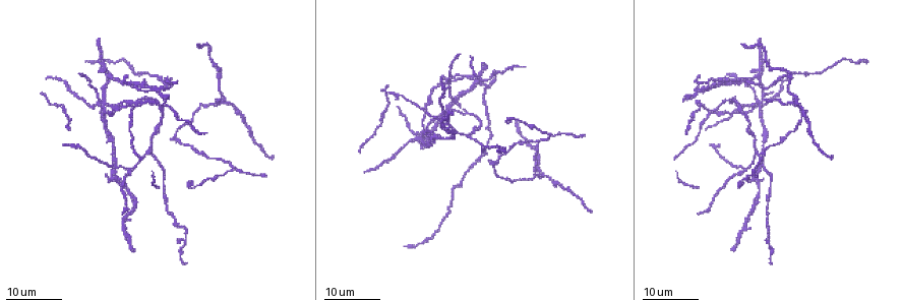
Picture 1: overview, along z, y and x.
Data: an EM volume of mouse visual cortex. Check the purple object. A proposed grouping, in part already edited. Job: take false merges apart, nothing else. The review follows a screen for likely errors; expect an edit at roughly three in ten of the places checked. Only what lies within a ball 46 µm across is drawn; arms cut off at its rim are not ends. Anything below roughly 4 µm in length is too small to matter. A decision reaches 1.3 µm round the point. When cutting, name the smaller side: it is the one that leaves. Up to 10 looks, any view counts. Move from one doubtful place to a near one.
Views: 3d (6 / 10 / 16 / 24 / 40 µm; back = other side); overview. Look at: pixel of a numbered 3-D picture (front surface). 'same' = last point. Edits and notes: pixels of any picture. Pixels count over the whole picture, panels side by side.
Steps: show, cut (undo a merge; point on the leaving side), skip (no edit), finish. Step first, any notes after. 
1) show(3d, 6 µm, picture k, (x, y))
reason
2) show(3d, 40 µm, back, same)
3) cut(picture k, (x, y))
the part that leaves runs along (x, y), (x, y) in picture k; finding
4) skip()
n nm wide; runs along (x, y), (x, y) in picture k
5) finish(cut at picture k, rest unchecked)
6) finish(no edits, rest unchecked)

show(3d, 24 µm, picture 1, (151, 153))
three-way junction

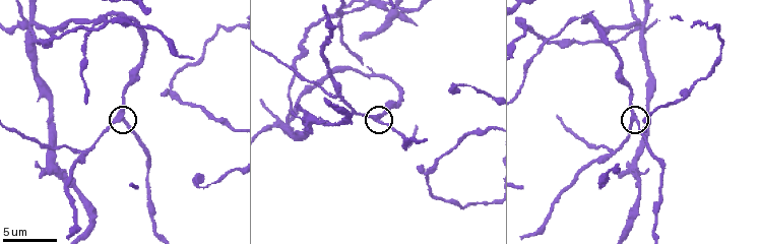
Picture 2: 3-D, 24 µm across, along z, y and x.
show(3d, 10 µm, picture 2, (378, 123))
closer look

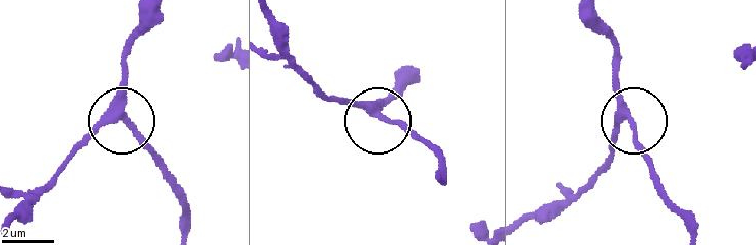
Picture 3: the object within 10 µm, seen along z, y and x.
skip()
3 arms; runs along (417, 77), (375, 115), (314, 86) in picture 3; one cell here

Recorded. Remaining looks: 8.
show(3d, 16 µm, picture 2, (336, 90))
three arms meet

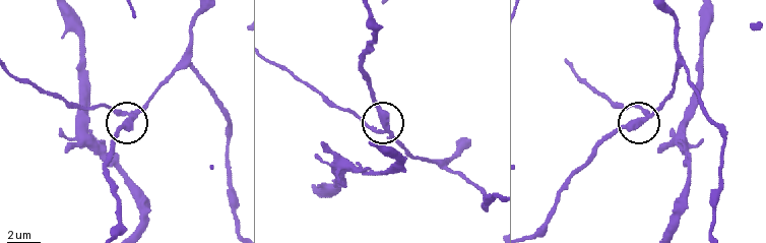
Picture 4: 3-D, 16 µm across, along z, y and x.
cut(picture 4, (110, 107))
side arm 13 µm; the part that leaves runs along (130, 114), (119, 114), (103, 106), (74, 106), (17, 78) in picture 4; a second cell is stuck on

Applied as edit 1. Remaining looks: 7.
show(3d, 16 µm, picture 2, (643, 22))
four-way junction

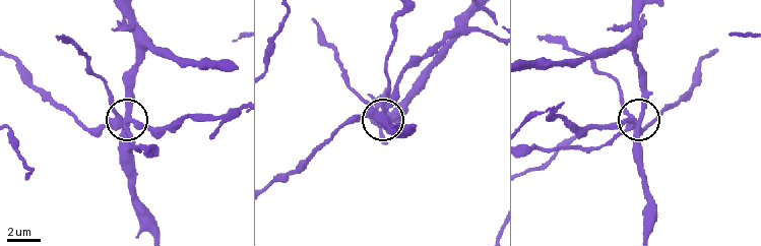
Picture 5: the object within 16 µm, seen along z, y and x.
cut(picture 5, (109, 102))
side arm 36 µm; the part that leaves runs along (374, 112), (389, 89), (385, 60), (397, 11) in picture 5; two cells meet here

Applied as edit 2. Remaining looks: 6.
show(3d, 10 µm, picture 2, (689, 91))
branch point

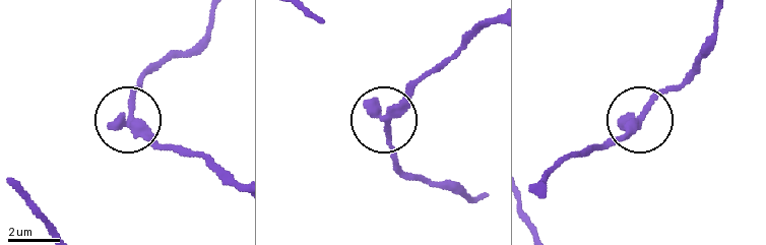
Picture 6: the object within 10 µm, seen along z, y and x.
skip()
side arm 25 µm; continuous, no second cell

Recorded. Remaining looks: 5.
show(3d, 6 µm, picture 2, (121, 14))
side arm on a straight run

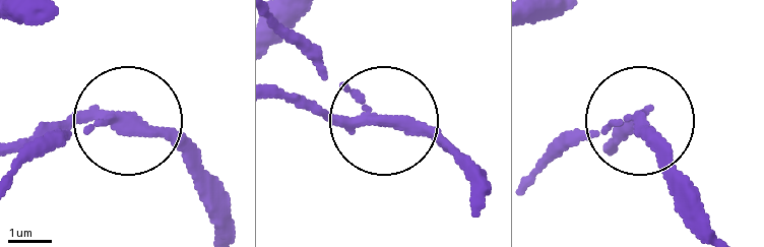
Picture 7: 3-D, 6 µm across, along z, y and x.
cut(picture 7, (69, 133))
the part that leaves runs along (117, 114), (55, 139), (22, 169) in picture 7; two cells meet here

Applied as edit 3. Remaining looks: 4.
finish(cut at picture 4, cut at picture 5, cut at picture 7, rest unchecked)

